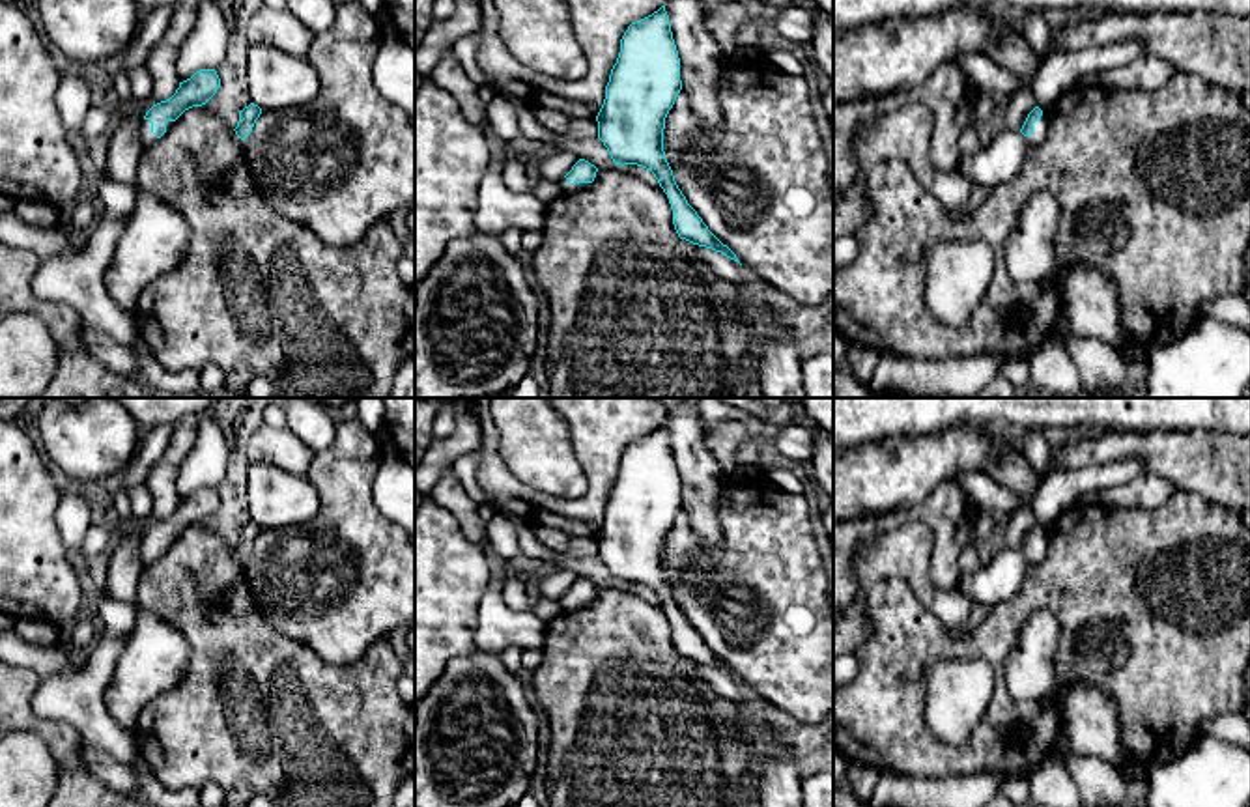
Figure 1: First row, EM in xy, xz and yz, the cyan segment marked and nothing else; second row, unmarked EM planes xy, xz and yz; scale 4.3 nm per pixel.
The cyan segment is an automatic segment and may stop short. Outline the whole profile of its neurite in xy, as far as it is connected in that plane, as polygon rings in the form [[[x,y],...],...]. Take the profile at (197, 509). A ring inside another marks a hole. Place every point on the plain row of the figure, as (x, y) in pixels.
[[[200,488],[179,501],[176,512],[153,523],[140,542],[140,560],[148,566],[157,560],[170,544],[189,527],[206,523],[220,506],[215,488]]]

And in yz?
[[[1035,525],[1035,527],[1028,532],[1028,536],[1026,536],[1026,540],[1024,540],[1020,551],[1026,555],[1026,560],[1028,560],[1030,564],[1037,564],[1037,562],[1041,562],[1041,560],[1046,557],[1046,549],[1048,549],[1046,529]]]

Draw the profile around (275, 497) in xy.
[[[250,463],[247,473],[250,521],[262,529],[308,523],[320,510],[320,495],[306,474],[293,474],[271,463]]]

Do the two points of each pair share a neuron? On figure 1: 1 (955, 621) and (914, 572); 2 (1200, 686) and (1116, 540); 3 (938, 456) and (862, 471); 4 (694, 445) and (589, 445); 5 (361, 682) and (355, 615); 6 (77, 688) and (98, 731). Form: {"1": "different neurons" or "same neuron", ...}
{"1": "same neuron", "2": "same neuron", "3": "same neuron", "4": "different neurons", "5": "different neurons", "6": "same neuron"}

